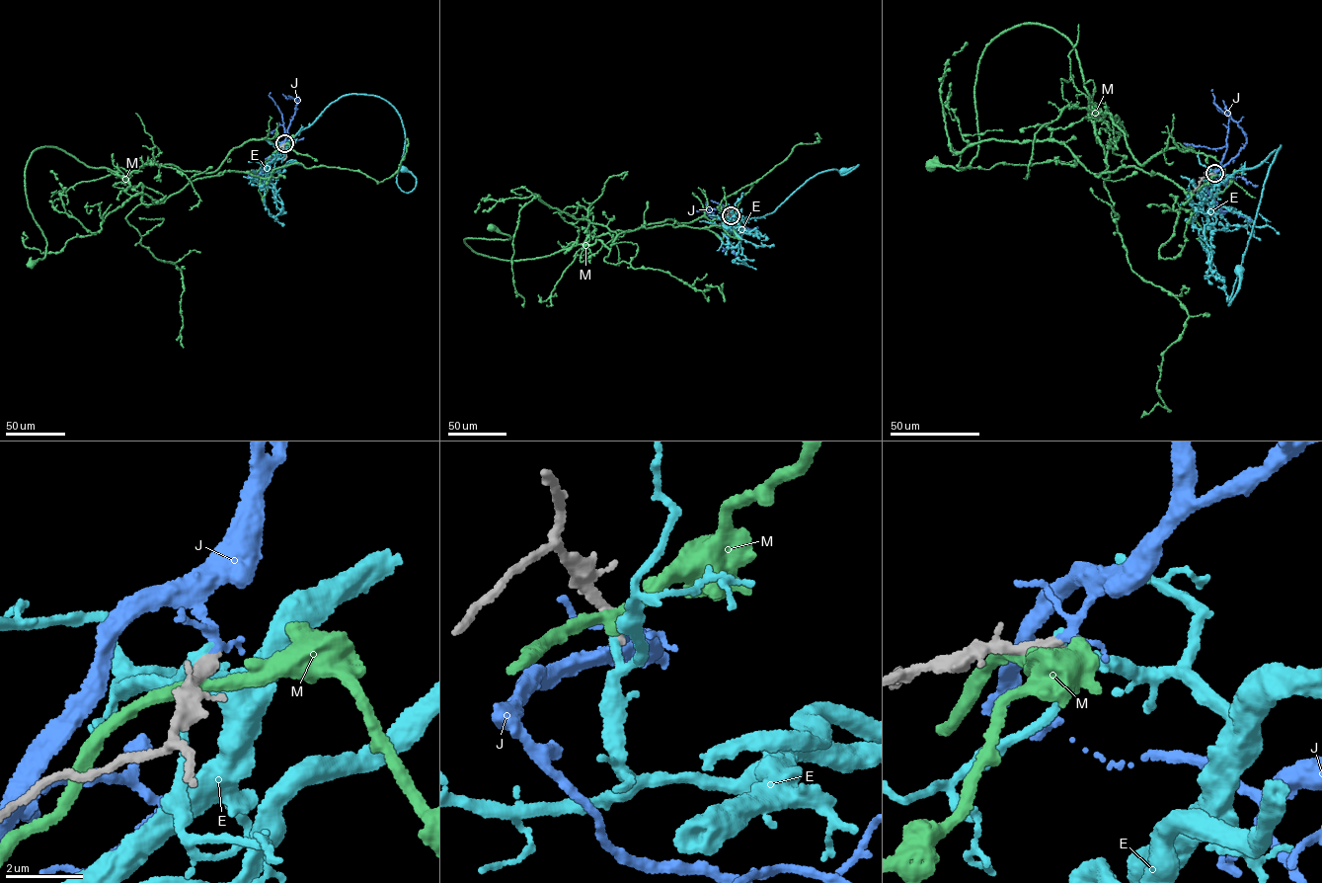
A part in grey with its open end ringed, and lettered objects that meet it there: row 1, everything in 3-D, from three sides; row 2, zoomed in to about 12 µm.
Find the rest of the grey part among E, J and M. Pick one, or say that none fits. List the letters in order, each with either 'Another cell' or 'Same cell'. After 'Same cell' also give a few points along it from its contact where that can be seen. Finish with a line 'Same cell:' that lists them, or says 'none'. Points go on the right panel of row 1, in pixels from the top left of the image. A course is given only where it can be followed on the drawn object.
E: Another cell
J: Same cell. Its course: (1214, 173), (1237, 154), (1246, 142), (1244, 131), (1229, 115), (1222, 100)
M: Another cell
Same cell: J

